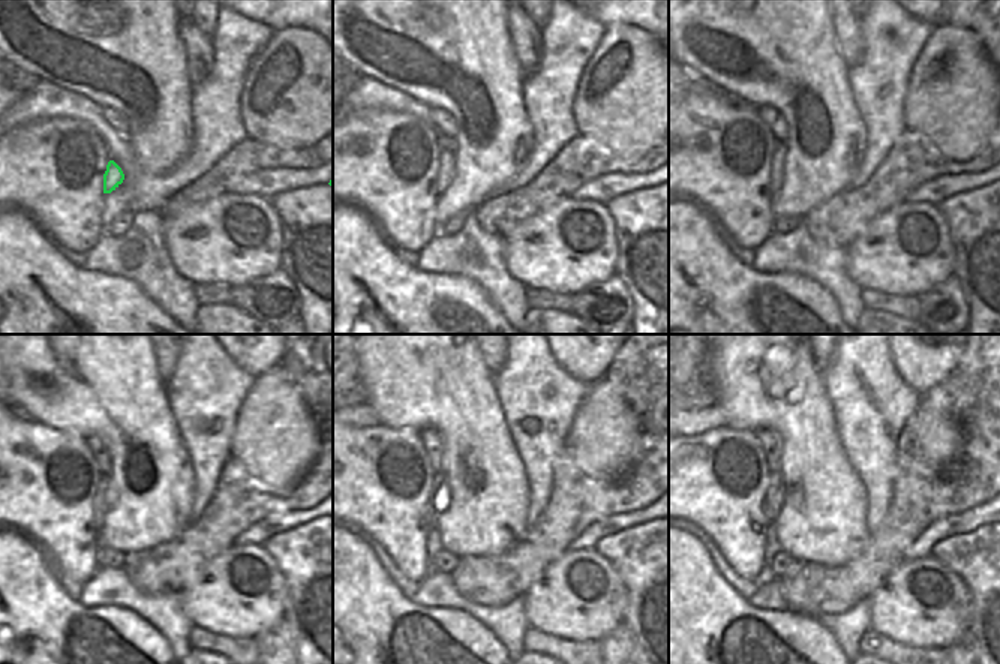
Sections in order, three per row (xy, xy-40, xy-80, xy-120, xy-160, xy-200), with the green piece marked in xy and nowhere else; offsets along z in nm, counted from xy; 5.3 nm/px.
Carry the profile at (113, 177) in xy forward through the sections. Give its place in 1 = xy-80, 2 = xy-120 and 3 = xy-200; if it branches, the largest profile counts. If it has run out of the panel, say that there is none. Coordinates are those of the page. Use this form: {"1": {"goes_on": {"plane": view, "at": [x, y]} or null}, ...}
{"1": {"goes_on": {"plane": "xy-80", "at": [780, 153]}}, "2": {"goes_on": {"plane": "xy-120", "at": [108, 499]}}, "3": {"goes_on": {"plane": "xy-200", "at": [775, 492]}}}

